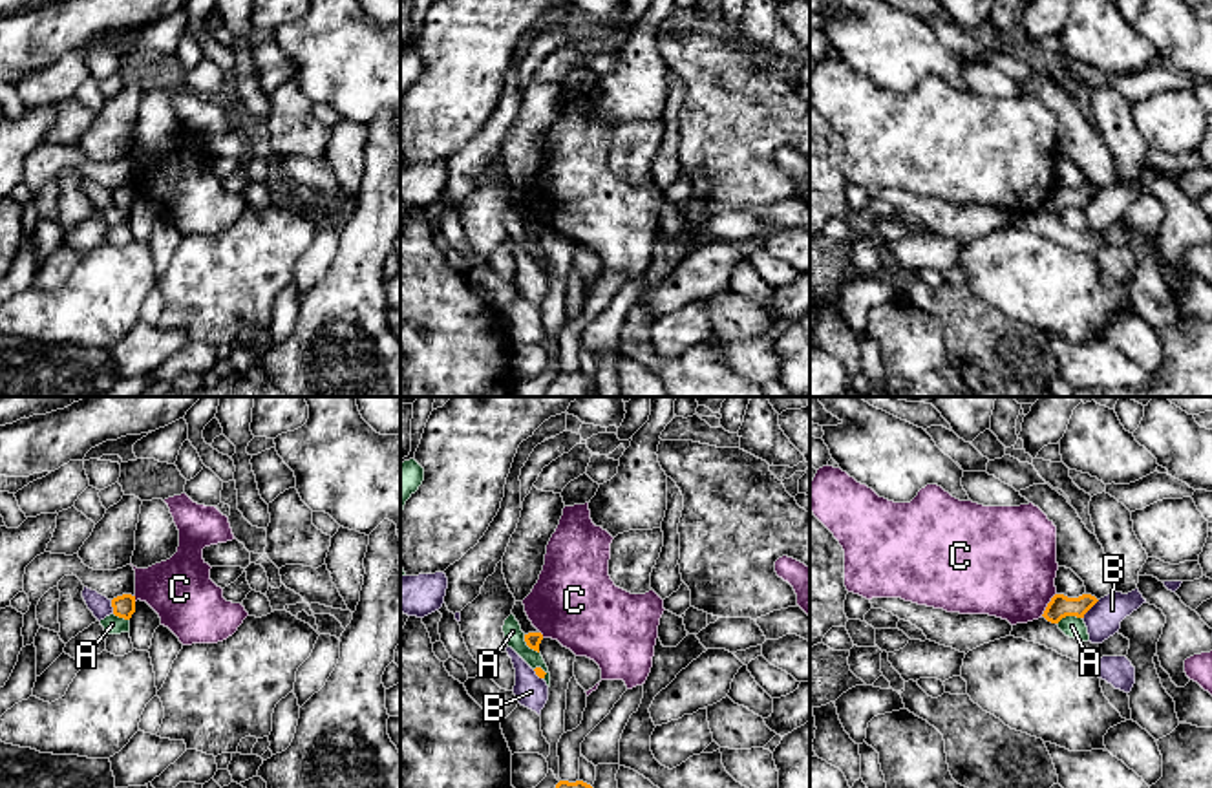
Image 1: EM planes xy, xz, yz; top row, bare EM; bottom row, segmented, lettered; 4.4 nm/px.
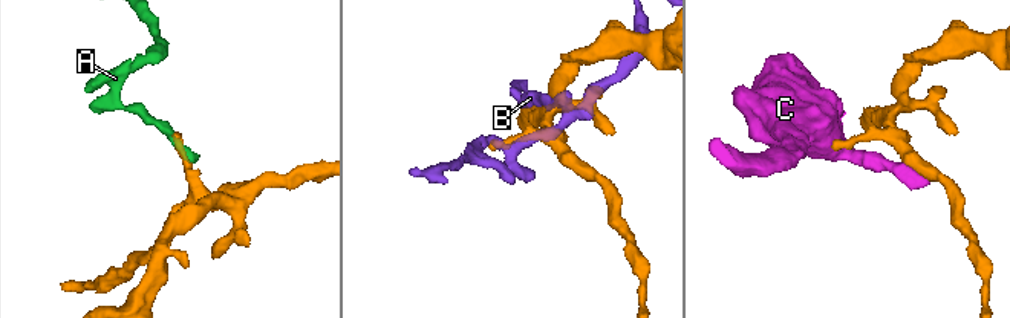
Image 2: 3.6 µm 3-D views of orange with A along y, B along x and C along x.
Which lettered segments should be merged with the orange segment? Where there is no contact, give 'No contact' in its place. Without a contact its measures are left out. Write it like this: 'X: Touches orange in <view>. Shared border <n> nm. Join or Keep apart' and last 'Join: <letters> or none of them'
A: Touches orange in yz. Shared border 120 nm. Keep apart
B: Touches orange in yz. Shared border 120 nm. Keep apart
C: Touches orange in yz. Shared border 120 nm. Keep apart
Join: none of them

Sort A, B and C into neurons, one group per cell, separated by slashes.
A / B / C

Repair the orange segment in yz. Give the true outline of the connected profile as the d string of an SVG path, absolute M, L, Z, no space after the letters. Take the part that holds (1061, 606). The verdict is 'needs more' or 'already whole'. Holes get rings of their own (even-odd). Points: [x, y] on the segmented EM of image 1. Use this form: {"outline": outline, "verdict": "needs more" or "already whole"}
{"outline": "M1055 594L1044 611L1044 618L1051 623L1058 623L1066 616L1084 618L1084 614L1097 603L1099 600L1091 594L1082 594L1079 598L1068 598L1064 594Z", "verdict": "already whole"}

